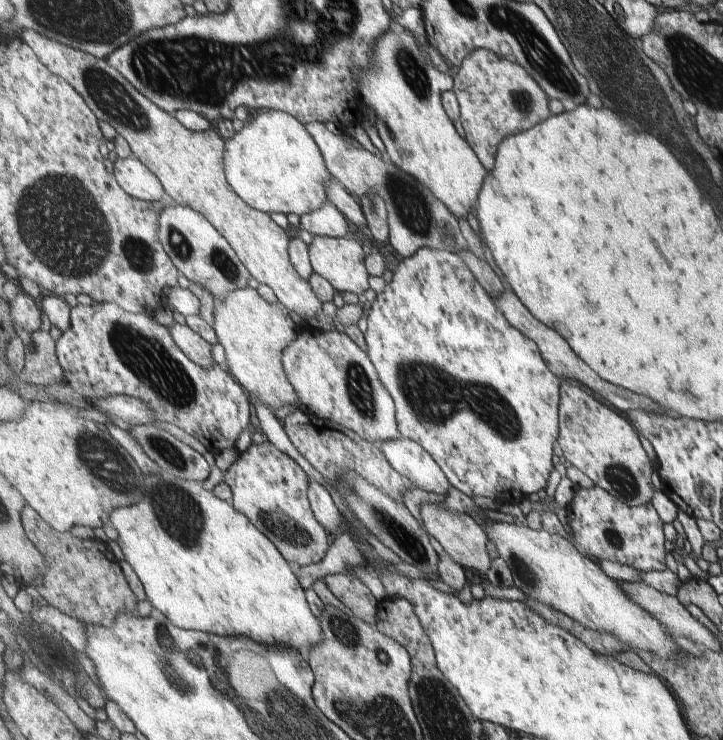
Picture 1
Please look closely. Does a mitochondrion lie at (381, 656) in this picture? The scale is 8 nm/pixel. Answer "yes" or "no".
yes

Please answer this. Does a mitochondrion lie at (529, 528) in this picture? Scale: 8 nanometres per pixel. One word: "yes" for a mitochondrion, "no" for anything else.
no

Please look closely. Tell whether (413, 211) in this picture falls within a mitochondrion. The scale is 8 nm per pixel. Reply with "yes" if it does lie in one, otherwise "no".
yes

